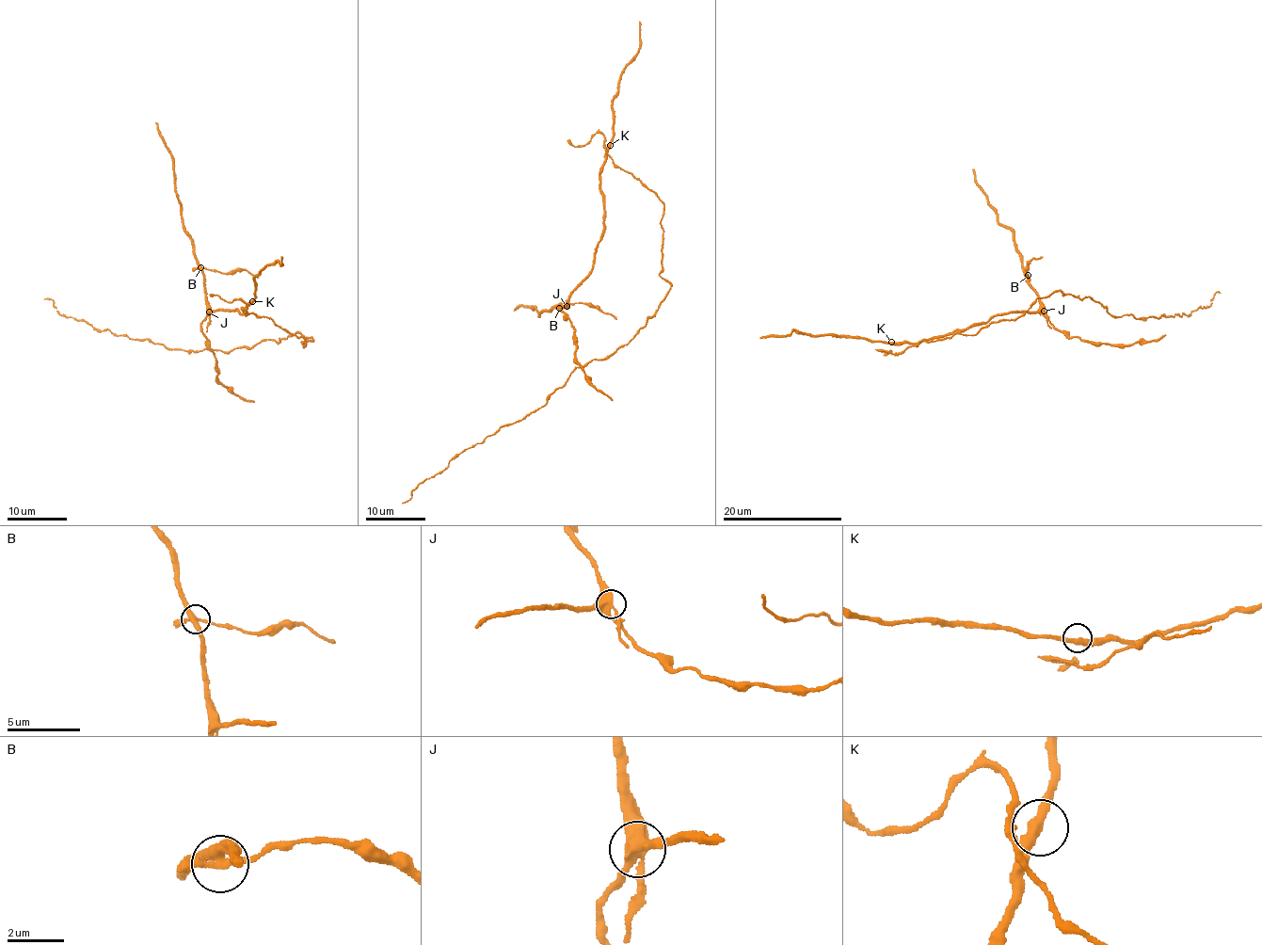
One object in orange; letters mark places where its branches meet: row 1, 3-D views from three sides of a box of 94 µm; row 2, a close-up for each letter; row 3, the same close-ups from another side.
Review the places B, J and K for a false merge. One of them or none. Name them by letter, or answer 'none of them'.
B

